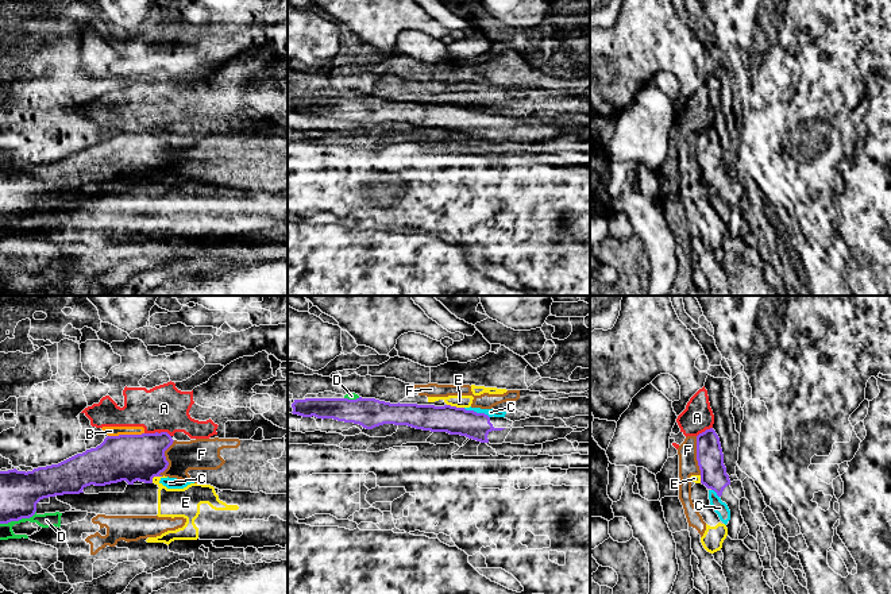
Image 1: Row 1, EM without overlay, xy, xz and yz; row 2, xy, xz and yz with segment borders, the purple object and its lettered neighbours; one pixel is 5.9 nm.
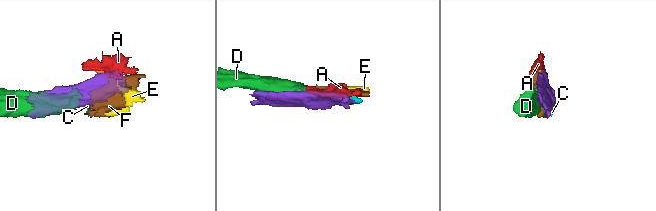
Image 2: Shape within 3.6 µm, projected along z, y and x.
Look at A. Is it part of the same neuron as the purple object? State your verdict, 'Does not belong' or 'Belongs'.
Does not belong

